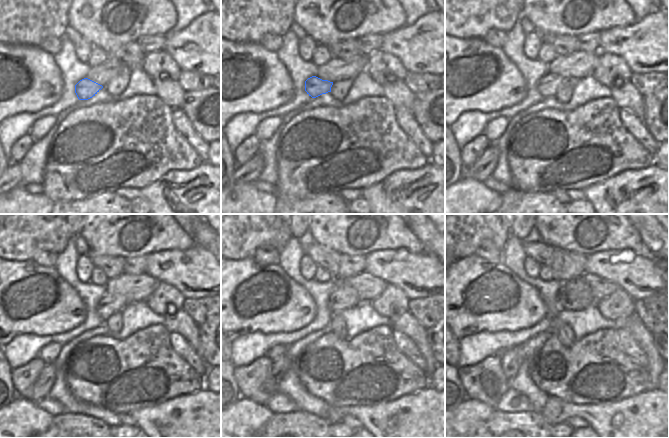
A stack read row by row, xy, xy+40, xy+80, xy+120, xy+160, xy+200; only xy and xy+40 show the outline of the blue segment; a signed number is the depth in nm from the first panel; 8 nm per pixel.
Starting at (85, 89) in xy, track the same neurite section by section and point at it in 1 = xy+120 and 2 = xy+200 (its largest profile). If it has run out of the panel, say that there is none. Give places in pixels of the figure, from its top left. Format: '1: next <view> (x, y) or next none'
1: next xy+120 (110, 303)
2: next xy+200 (575, 294)

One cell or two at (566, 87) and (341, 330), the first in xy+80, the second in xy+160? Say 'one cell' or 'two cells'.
one cell

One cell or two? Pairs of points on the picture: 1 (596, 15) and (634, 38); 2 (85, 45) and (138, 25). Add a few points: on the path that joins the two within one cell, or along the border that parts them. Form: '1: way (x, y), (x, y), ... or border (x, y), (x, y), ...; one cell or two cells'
1: border (637, 21), (629, 25), (610, 27), (599, 32); two cells
2: border (82, 36), (93, 45); two cells

